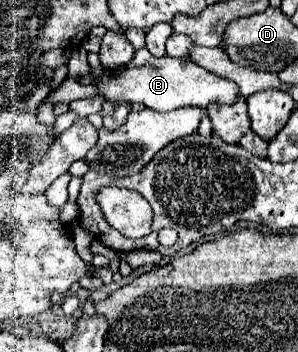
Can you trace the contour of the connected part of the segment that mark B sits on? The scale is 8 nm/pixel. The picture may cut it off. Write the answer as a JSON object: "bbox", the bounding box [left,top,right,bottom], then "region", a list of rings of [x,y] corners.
{"bbox":[96,48,242,112],"region":[[[140,48],[132,62],[126,66],[126,70],[116,72],[116,74],[104,74],[98,70],[96,76],[96,86],[104,94],[104,98],[114,100],[114,102],[140,102],[152,110],[158,112],[168,112],[176,108],[186,108],[186,106],[200,106],[206,108],[212,102],[218,104],[234,104],[242,94],[236,82],[220,78],[196,62],[180,60],[180,58],[154,58],[146,48]]]}

